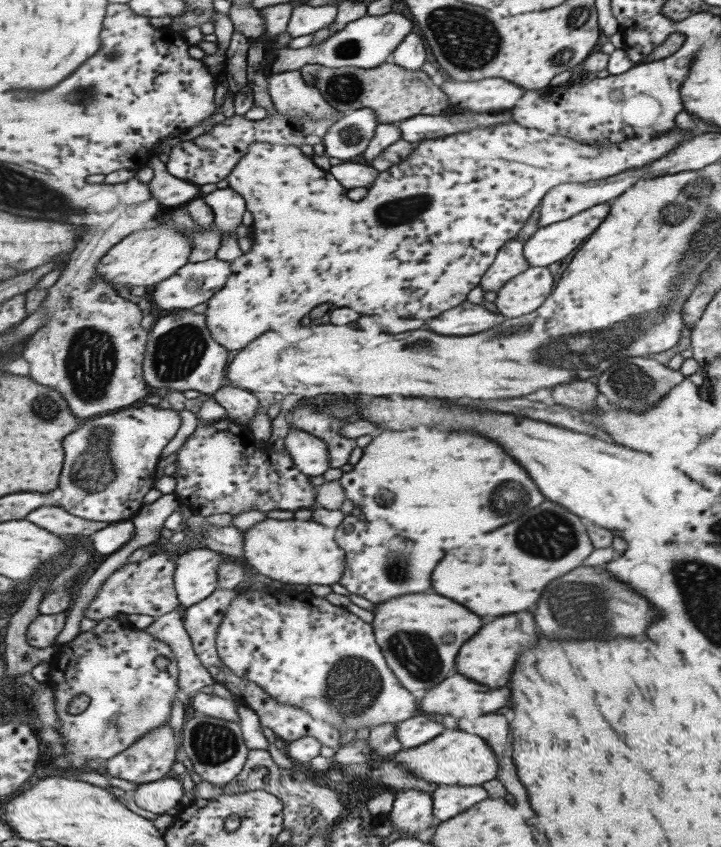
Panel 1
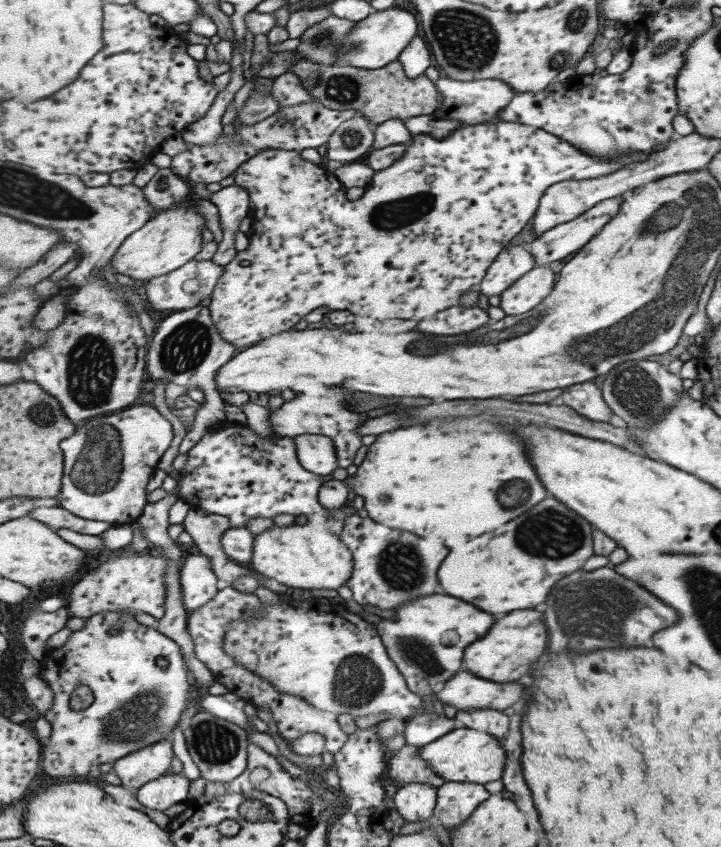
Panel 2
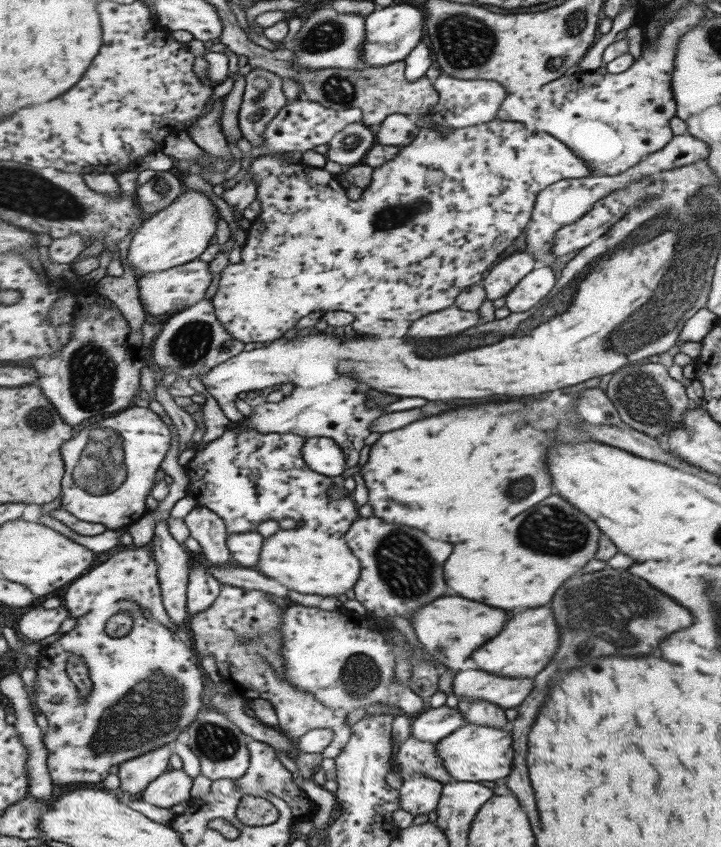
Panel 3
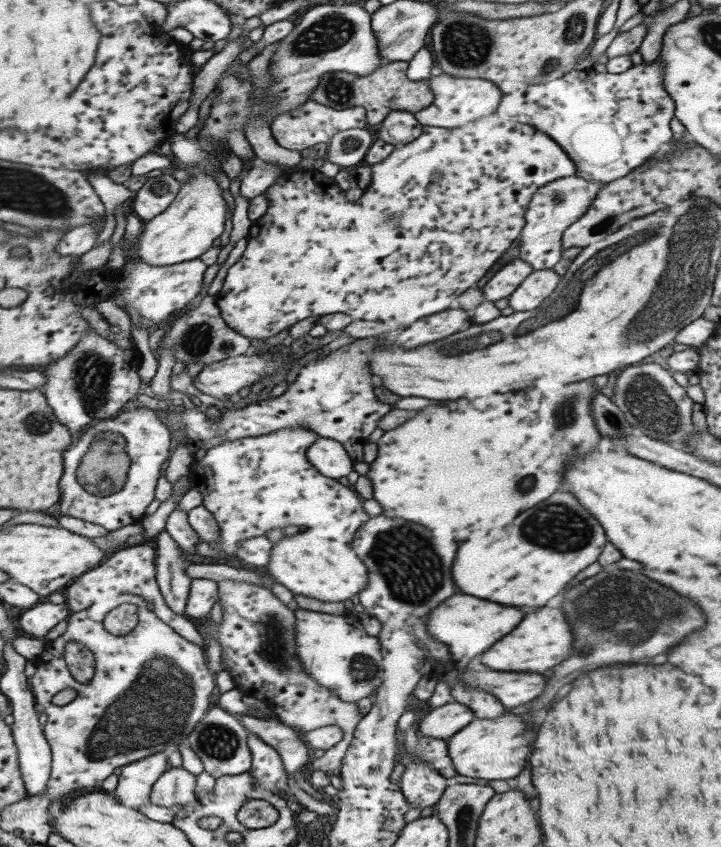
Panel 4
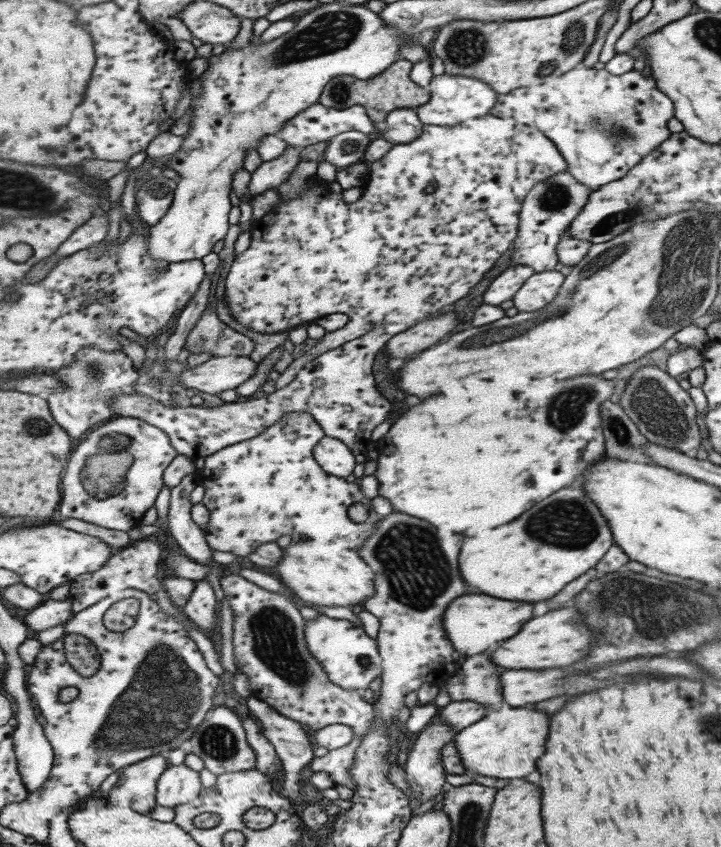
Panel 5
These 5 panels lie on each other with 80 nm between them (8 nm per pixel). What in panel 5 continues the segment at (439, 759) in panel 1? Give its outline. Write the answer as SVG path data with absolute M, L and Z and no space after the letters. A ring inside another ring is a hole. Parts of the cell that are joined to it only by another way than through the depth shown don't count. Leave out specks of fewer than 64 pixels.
M506 701L497 711L464 728L454 738L465 768L471 775L495 778L525 778L537 772L537 758L545 752L545 740L549 736L549 716L535 709L510 705Z

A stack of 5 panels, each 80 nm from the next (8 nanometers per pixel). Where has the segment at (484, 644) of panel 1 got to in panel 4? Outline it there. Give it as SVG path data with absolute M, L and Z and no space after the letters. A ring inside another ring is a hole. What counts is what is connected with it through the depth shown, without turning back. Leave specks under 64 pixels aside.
M545 606L545 610L541 608L537 612L527 614L520 624L521 628L511 631L499 643L495 643L488 651L481 654L482 664L493 671L546 673L549 668L561 664L565 658L571 656L574 634L563 610Z

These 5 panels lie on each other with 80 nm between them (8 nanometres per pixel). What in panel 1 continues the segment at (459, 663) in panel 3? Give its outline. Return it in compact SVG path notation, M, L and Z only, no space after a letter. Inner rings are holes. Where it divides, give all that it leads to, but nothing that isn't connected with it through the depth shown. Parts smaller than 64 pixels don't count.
M411 594L374 605L372 625L389 668L405 688L418 695L458 673L456 658L461 646L483 626L477 614L439 594Z

